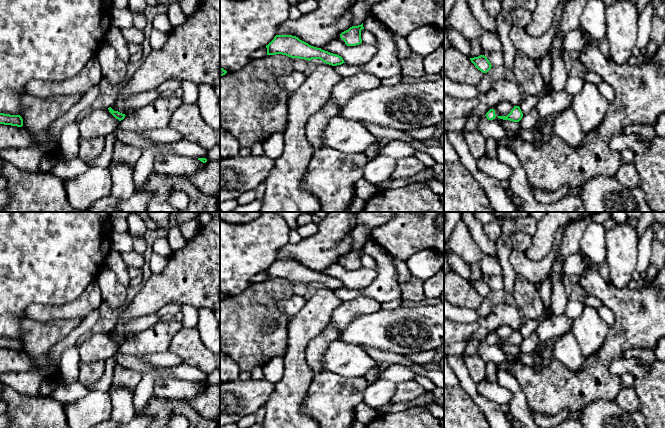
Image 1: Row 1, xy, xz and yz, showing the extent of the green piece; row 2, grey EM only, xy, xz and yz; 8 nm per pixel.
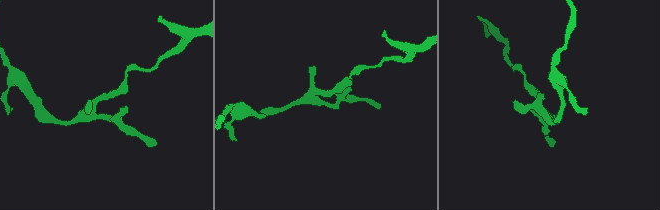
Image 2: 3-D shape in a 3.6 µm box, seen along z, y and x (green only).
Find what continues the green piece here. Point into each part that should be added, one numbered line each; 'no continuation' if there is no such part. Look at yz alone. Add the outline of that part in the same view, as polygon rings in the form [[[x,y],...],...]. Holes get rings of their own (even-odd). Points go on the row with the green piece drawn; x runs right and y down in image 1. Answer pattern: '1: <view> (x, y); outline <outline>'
no continuation

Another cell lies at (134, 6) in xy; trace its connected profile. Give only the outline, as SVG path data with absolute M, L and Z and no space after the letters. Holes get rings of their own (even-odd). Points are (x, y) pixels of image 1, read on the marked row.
M128 0L128 9L132 13L144 13L147 6L146 0Z

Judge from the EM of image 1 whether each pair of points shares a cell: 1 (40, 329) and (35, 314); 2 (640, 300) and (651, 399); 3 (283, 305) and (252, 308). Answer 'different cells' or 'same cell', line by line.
1: different cells
2: different cells
3: different cells

